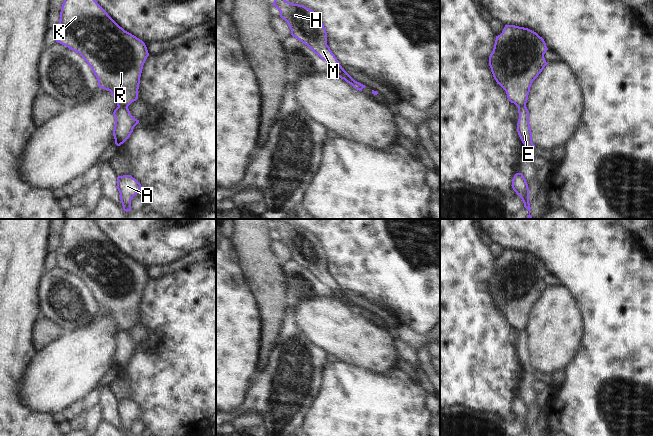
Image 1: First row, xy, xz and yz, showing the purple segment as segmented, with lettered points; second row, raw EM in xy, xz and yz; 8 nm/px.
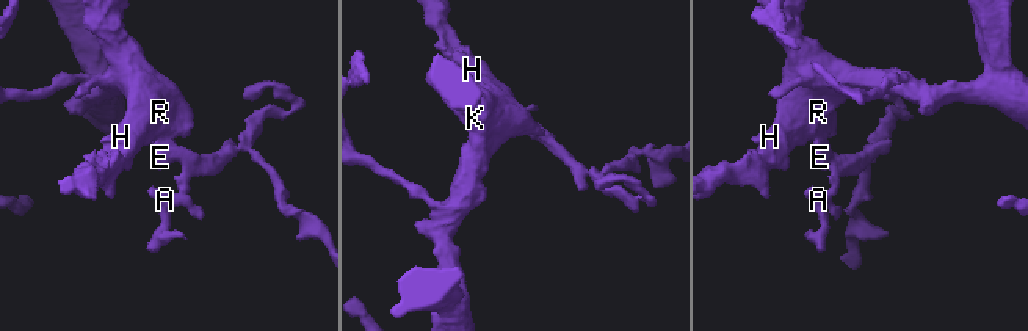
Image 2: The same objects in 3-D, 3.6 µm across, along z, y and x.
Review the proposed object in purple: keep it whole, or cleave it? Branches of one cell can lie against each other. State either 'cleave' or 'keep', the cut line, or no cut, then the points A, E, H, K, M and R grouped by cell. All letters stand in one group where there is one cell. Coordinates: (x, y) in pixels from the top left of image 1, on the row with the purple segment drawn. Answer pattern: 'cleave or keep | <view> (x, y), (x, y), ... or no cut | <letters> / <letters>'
cleave | xy (118, 105), (127, 107) | A E / H K M R

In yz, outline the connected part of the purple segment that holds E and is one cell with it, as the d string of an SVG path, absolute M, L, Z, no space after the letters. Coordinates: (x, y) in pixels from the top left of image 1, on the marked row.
M526 105L518 107L519 119L517 123L518 135L525 148L534 148L532 142L532 132L529 124L529 111Z

